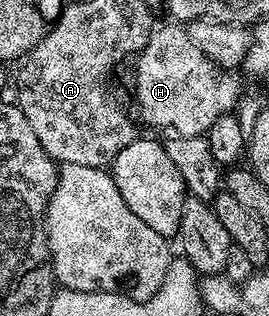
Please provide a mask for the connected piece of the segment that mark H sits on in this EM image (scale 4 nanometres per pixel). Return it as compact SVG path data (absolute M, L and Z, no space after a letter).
M152 31L145 47L134 58L135 64L135 105L139 108L138 120L151 129L160 129L164 135L177 137L202 137L213 127L213 122L222 113L232 112L241 100L235 73L219 68L191 42L186 32L159 33Z

